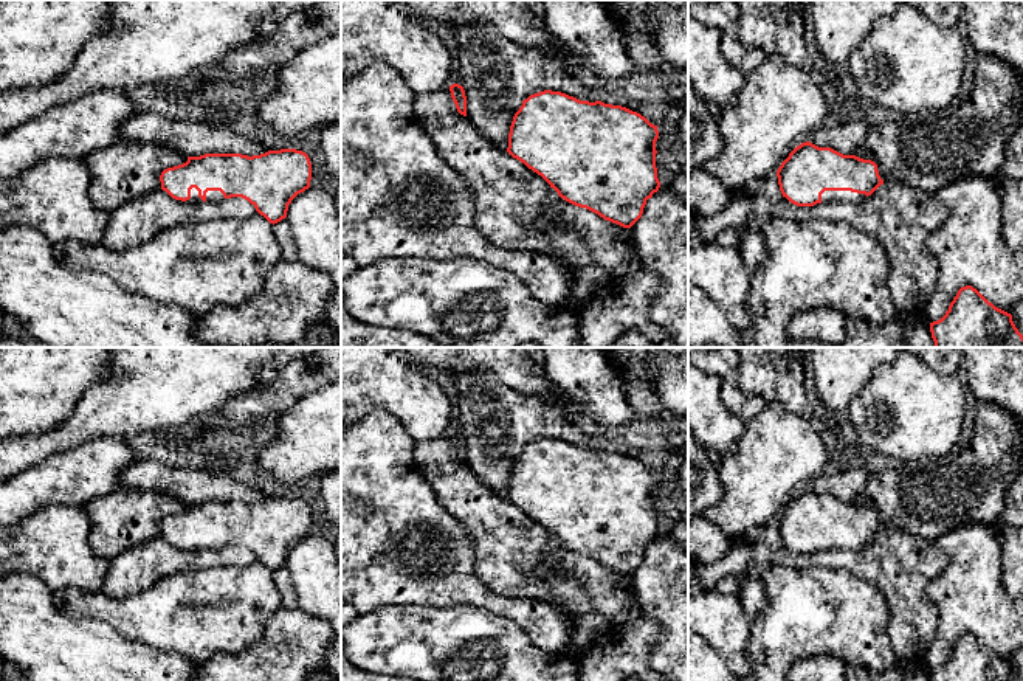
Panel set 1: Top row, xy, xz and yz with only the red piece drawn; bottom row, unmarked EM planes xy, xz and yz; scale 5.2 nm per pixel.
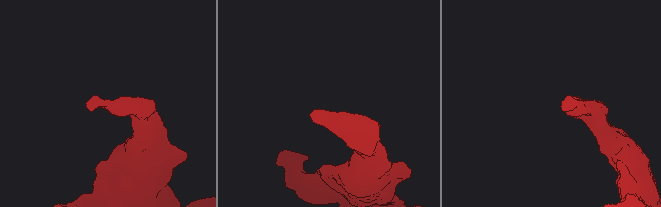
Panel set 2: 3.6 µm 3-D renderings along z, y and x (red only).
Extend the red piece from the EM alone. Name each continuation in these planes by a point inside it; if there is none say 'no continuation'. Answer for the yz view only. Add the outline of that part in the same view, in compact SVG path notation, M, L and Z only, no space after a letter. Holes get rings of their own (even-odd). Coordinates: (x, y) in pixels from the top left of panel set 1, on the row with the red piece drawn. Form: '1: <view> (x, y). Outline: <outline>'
1: yz (828, 196). Outline: M825 191L822 194L822 203L832 203L832 202L852 202L859 203L865 199L865 194L857 194L851 191Z

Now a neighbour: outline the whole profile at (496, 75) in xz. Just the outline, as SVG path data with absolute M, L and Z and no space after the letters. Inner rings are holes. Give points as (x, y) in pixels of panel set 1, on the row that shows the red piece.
M484 22L454 25L459 43L457 82L467 96L467 118L487 141L507 152L515 113L530 95L552 90L595 102L597 90L583 84L561 56L505 39Z

